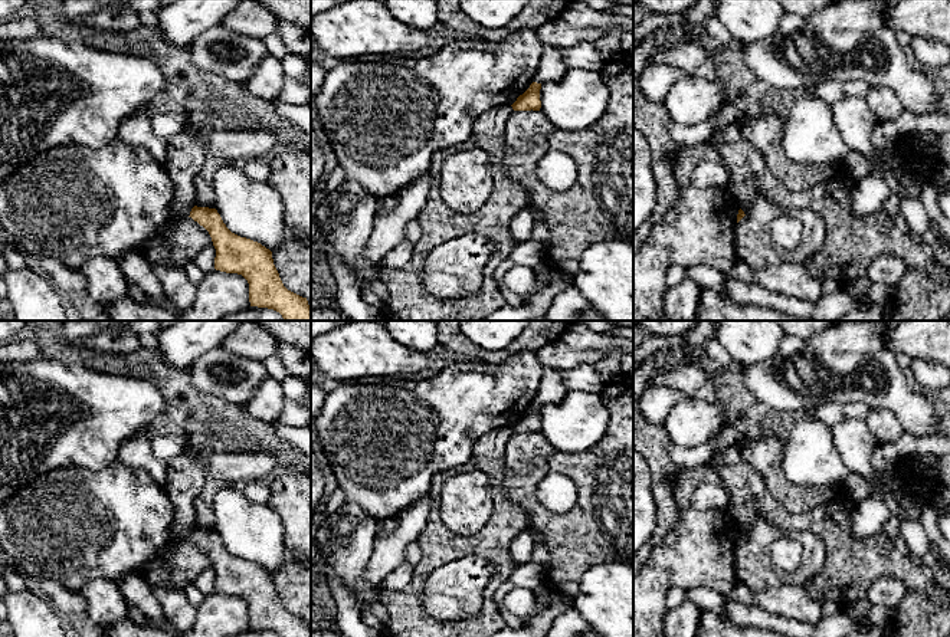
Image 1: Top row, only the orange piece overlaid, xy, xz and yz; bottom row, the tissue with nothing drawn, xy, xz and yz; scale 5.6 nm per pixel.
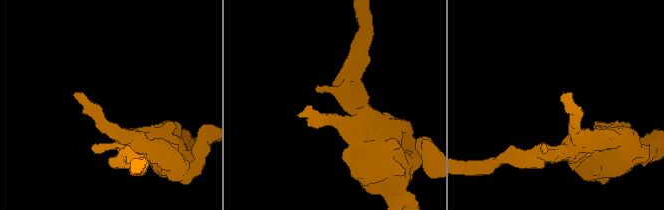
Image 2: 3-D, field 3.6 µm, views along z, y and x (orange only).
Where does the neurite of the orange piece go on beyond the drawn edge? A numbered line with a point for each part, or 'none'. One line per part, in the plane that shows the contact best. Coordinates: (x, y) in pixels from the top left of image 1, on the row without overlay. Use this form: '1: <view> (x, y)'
none

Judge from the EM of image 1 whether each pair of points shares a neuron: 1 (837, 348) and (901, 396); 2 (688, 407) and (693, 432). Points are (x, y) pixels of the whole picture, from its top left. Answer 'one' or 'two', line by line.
1: one
2: one

